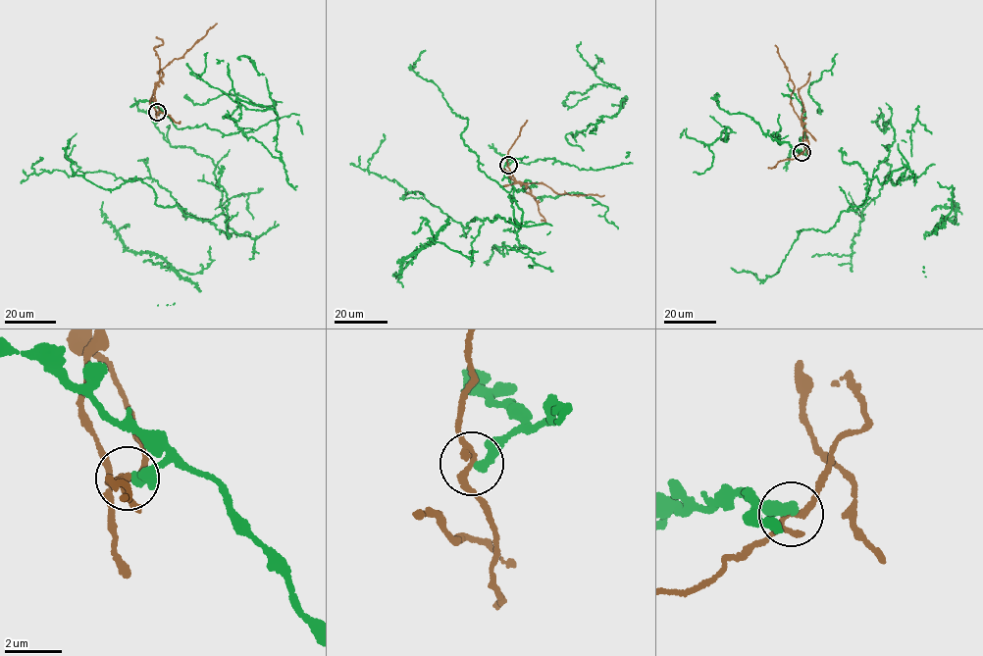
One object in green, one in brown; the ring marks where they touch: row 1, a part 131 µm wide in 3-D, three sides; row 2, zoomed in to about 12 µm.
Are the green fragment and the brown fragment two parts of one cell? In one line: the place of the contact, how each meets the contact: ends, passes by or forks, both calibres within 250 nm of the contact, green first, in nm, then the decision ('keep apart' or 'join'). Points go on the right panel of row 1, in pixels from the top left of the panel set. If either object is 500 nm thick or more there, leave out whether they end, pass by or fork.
place (801, 152); green ends; brown forks; calibres 320 and 190 nm; keep apart

